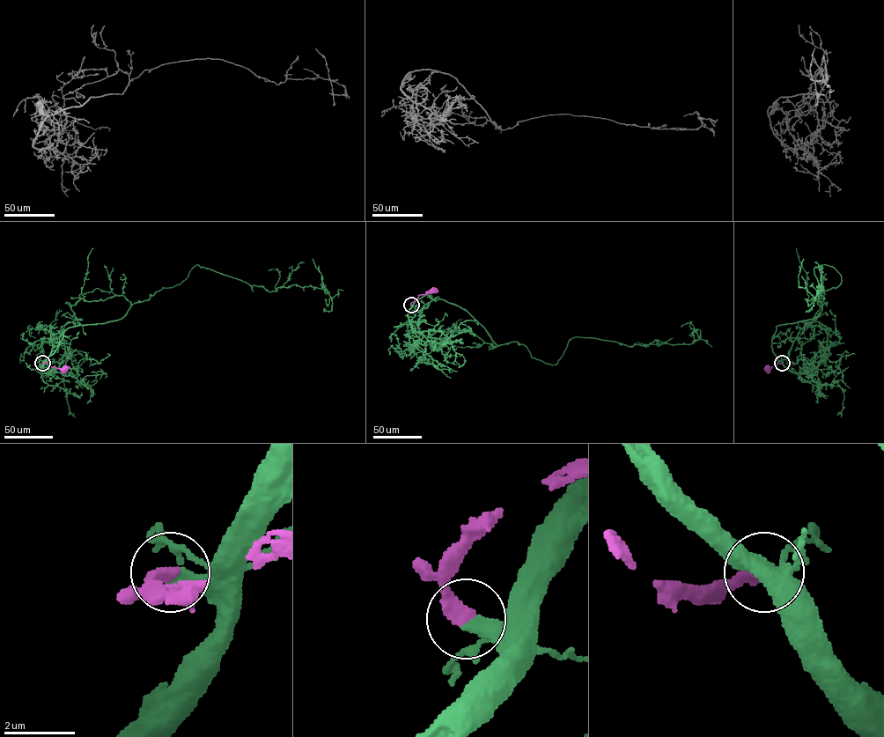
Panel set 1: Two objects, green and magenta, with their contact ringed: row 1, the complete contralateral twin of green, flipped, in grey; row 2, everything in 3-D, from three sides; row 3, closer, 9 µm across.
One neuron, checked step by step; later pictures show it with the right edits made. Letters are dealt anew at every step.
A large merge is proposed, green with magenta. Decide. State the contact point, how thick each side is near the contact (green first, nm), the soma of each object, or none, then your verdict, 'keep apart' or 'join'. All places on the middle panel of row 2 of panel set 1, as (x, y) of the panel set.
at (411, 305); 400 nm thick on the green side, 400 nm on the other; no cell body on green; cell body of magenta at (434, 290); join

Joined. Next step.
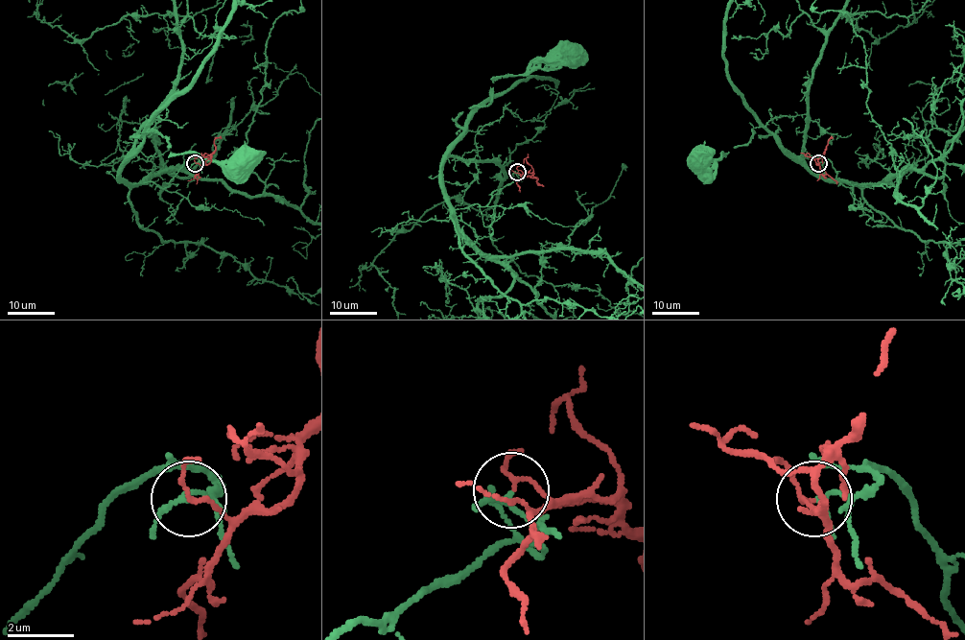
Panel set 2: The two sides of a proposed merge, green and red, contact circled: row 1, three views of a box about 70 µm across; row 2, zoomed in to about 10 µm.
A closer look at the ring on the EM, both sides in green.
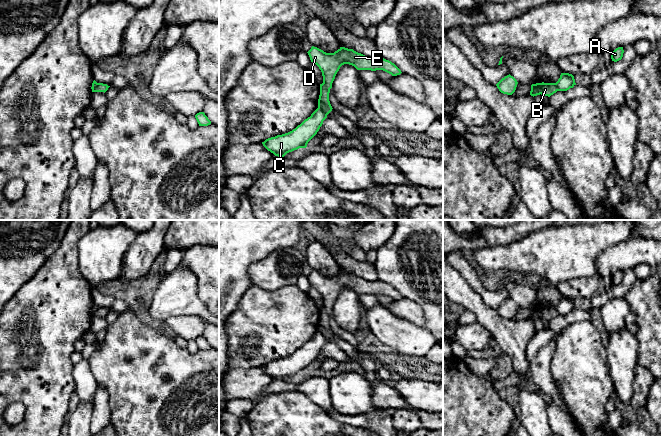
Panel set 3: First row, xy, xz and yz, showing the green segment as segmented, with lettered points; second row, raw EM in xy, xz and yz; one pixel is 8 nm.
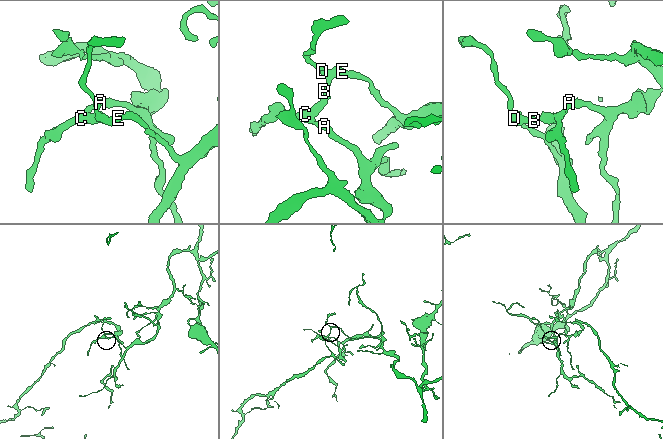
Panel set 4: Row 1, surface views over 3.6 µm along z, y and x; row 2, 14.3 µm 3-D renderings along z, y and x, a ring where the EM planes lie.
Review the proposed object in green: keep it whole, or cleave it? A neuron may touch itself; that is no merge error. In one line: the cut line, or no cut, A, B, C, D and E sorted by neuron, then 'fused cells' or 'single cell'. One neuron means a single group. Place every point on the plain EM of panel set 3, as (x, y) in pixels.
xz (318, 331), (327, 338) | A C / B D E | fused cells

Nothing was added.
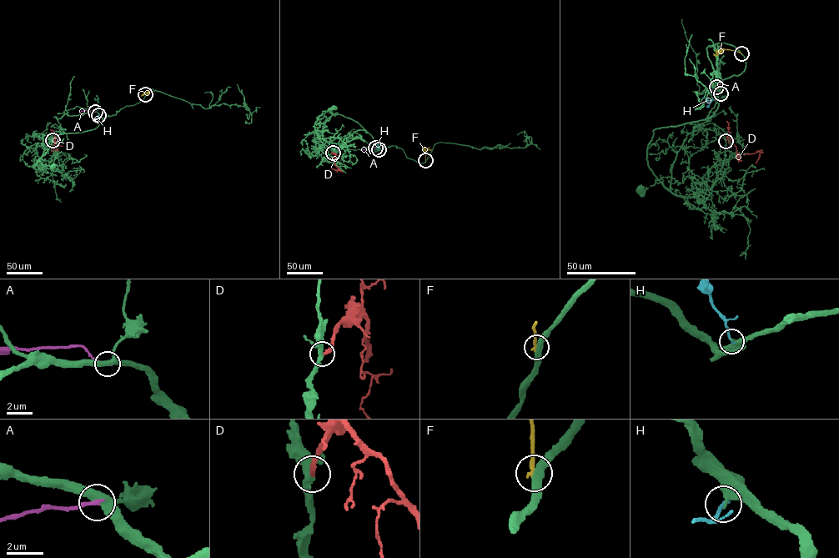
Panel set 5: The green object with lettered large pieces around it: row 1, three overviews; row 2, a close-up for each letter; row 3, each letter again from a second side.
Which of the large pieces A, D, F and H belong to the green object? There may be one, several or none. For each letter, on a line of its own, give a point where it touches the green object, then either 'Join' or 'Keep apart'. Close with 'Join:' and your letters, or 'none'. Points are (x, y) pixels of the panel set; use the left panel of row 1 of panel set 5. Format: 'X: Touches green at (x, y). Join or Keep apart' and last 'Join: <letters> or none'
A: Touches green at (95, 112). Keep apart
D: Touches green at (52, 140). Join
F: Touches green at (145, 94). Keep apart
H: Touches green at (98, 115). Keep apart
Join: D

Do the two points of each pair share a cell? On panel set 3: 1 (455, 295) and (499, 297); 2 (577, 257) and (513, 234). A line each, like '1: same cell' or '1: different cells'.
1: different cells
2: different cells

